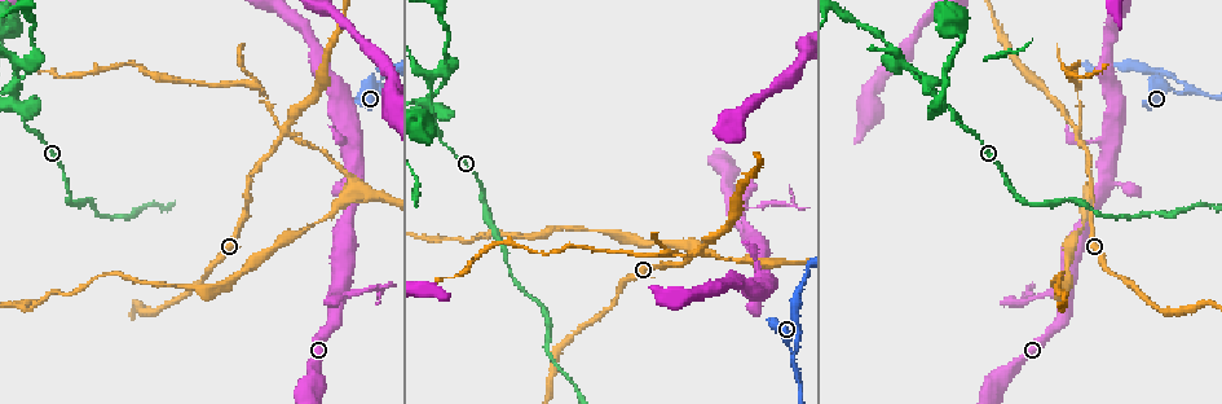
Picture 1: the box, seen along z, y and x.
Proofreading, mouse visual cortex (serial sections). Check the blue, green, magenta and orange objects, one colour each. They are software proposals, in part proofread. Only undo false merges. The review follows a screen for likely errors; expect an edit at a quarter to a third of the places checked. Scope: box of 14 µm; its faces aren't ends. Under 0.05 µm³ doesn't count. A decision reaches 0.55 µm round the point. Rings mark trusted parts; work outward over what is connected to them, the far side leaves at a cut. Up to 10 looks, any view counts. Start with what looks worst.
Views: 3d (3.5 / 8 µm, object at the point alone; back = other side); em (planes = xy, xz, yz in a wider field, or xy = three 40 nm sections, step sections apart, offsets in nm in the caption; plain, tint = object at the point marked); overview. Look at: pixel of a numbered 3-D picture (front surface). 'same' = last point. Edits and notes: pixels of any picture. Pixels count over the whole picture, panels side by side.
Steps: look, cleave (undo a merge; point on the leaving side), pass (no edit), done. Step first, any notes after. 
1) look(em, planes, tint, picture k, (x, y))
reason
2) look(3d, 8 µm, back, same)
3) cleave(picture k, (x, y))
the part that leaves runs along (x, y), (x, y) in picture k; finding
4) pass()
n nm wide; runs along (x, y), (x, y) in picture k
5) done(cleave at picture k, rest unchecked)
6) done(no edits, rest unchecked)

look(3d, 8 µm, picture 1, (699, 252))

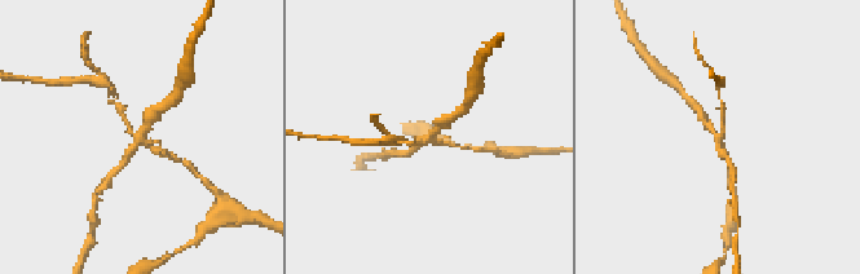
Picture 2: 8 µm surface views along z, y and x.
look(3d, 3.5 µm, picture 2, (138, 141))

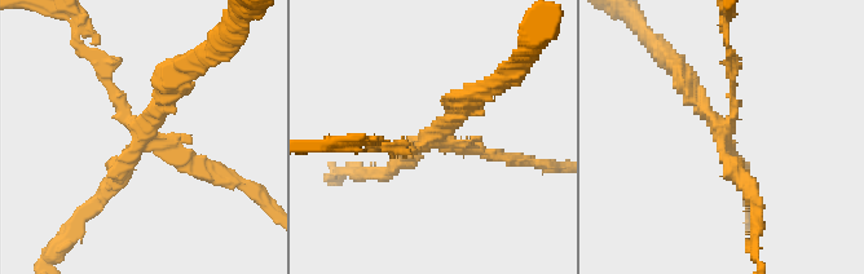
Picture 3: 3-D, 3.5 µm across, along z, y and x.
look(em, xy, step 2, tint, picture 3, (721, 140))
4 arms; arms of 100, 150, 200, 250 nm

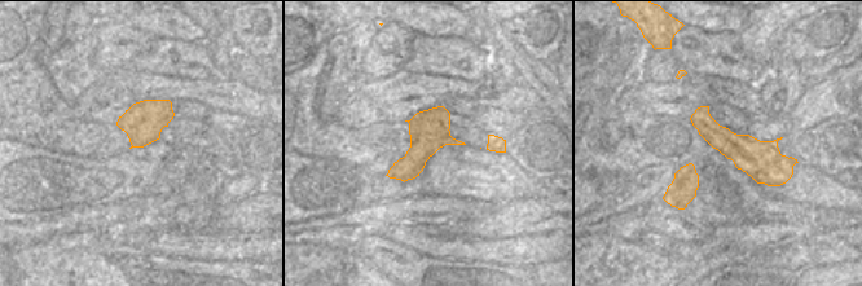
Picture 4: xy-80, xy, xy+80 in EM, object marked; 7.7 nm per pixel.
cleave(picture 3, (483, 151))
a second cell is stuck on

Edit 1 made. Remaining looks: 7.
look(3d, 3.5 µm, picture 1, (1186, 92))
thick turns thin

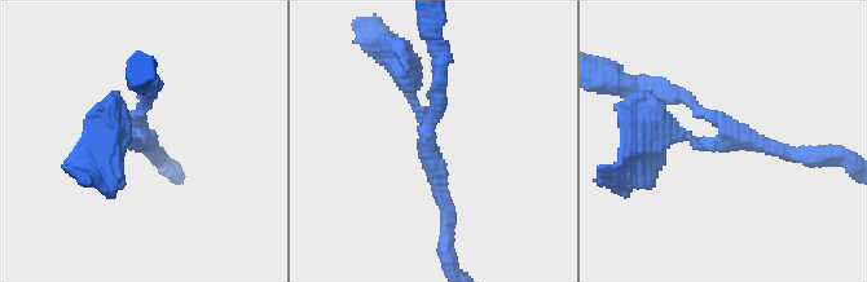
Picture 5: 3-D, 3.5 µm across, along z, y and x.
look(em, planes, tint, picture 5, (427, 143))
3 arms; arms of 200, 200, 300 nm; shape alone is not enough

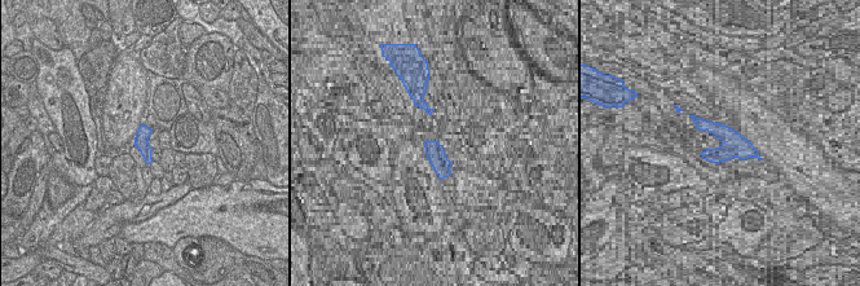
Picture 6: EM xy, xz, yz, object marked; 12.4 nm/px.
pass()
runs along (114, 139), (137, 142), (150, 91) in picture 5; continuous, no second cell

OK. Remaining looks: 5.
look(3d, 3.5 µm, picture 1, (14, 104))
four arms meet

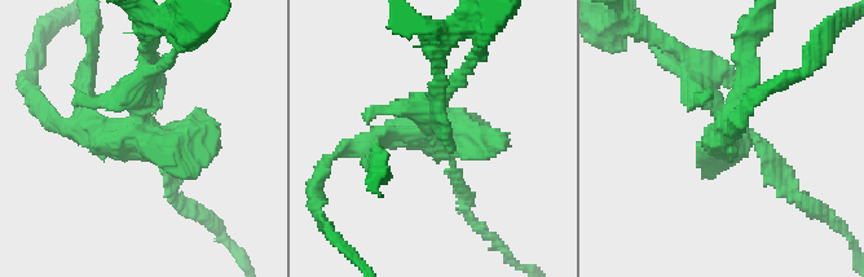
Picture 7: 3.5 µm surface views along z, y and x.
look(em, planes, tint, picture 7, (431, 133))

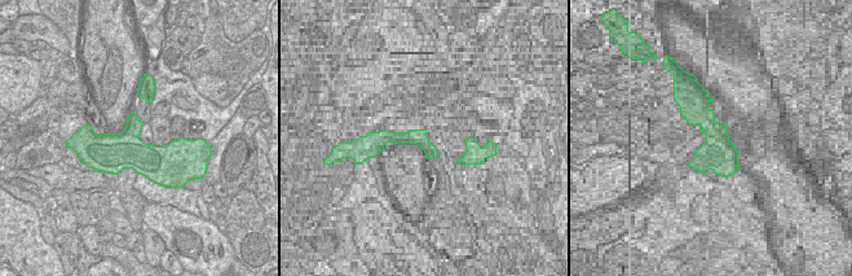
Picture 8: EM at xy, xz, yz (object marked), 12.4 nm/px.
cleave(picture 7, (166, 130))
440 nm wide; the part that leaves runs along (177, 176), (162, 140), (114, 140) in picture 7; a second cell is stuck on

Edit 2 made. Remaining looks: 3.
look(3d, 3.5 µm, back, picture 1, (1020, 301))
calibre changes

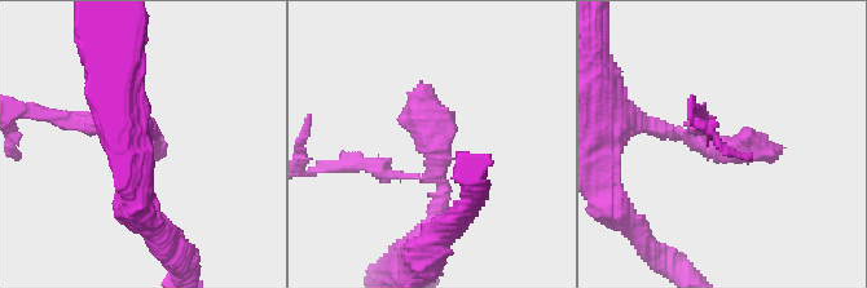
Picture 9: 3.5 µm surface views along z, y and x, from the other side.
look(em, xy, step 2, tint, picture 9, (430, 137))
shape alone is not enough

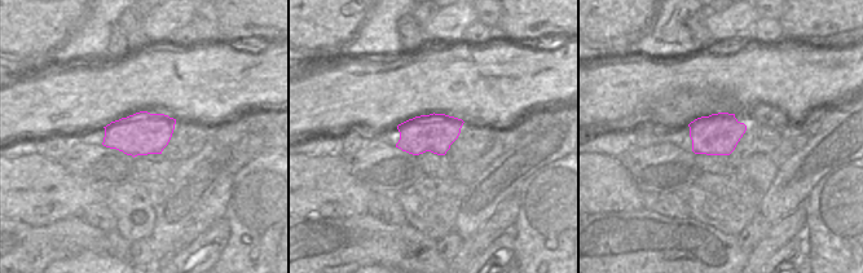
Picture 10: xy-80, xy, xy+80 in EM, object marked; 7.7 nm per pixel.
look(em, xy, step 5, tint, same)

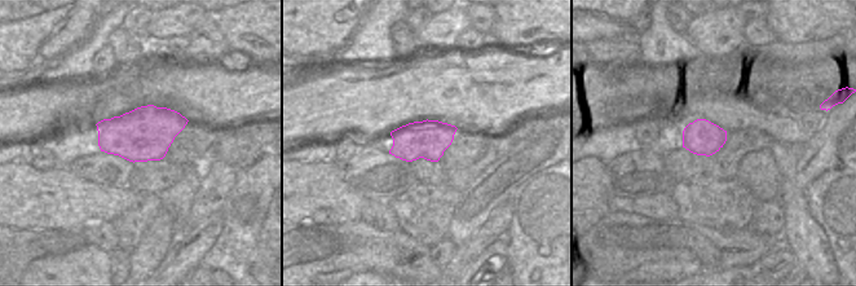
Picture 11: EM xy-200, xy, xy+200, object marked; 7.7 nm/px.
pass()
runs along (436, 215), (440, 151), (419, 83) in picture 9; all the same cell

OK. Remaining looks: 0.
done(cleave at picture 3, cleave at picture 7, rest unchecked)

